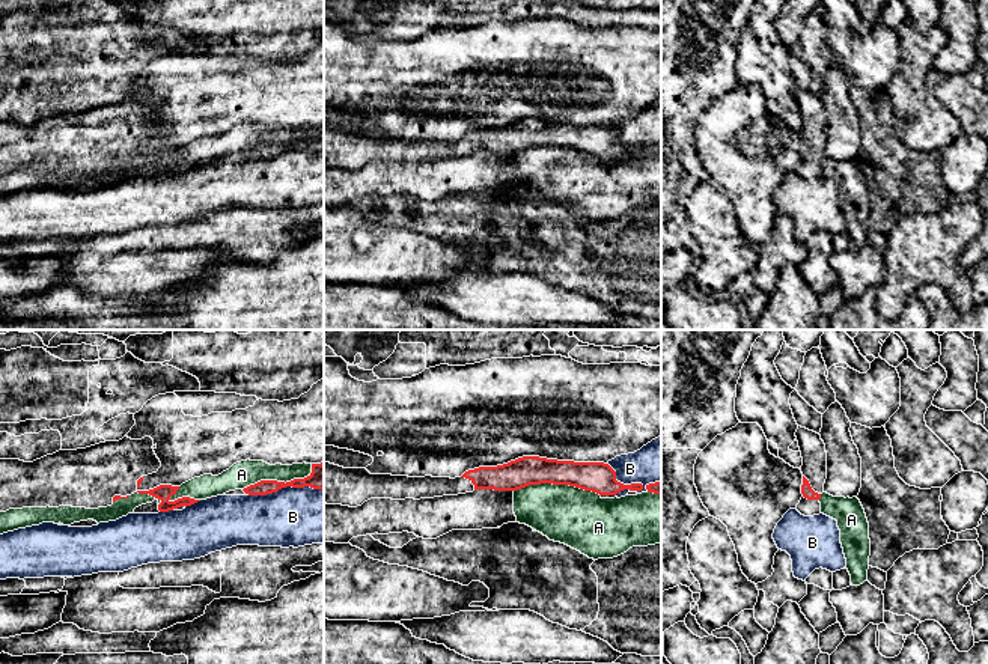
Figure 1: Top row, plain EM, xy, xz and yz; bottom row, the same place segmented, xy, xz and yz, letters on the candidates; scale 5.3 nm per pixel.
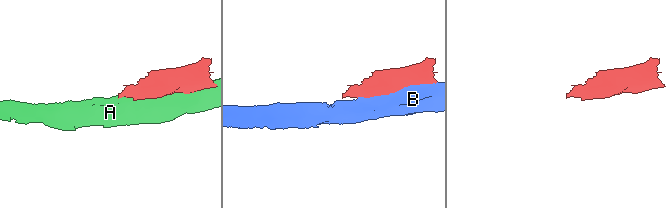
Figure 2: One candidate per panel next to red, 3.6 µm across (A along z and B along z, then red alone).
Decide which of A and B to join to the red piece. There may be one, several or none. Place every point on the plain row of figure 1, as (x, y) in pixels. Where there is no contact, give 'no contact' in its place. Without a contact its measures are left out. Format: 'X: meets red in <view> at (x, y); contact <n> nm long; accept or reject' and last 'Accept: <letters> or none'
A: meets red in xz at (558, 146); contact 460 nm long; reject
B: meets red in xz at (631, 146); contact 300 nm long; reject
Accept: none

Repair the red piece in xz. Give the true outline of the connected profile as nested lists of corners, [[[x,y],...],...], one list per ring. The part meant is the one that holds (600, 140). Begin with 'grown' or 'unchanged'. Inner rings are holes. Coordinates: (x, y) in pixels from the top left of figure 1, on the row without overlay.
grown; [[[523,119],[497,129],[479,129],[461,140],[408,140],[370,137],[366,131],[343,131],[324,125],[324,166],[349,170],[370,161],[434,161],[476,152],[517,154],[529,148],[569,148],[599,158],[616,158],[624,152],[642,154],[642,146],[624,148],[604,125],[557,123]]]

